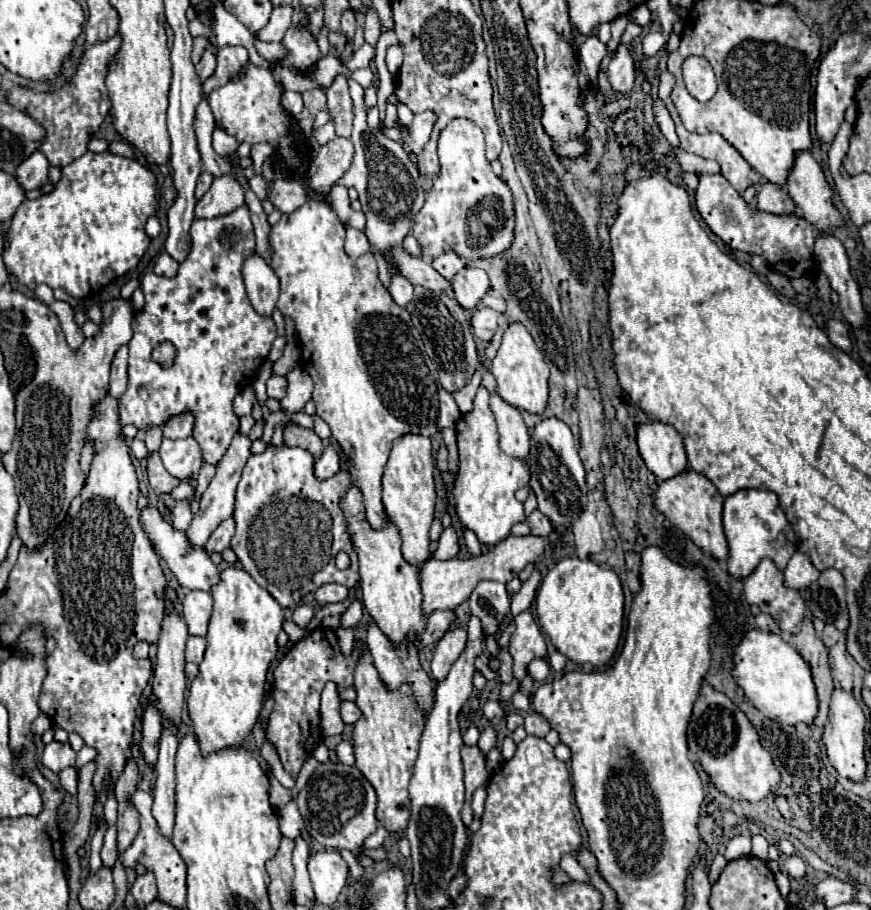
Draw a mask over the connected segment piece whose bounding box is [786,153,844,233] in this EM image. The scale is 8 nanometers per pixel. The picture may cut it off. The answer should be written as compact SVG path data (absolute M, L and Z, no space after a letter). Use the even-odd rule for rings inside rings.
M798 153L796 155L796 163L794 163L794 169L792 169L790 177L788 177L786 189L788 189L788 195L794 199L796 207L800 209L802 217L810 225L814 225L818 231L830 231L830 233L834 233L834 229L838 229L838 227L844 225L844 217L840 215L840 211L832 203L834 191L828 185L822 167L816 163L816 159L810 153Z

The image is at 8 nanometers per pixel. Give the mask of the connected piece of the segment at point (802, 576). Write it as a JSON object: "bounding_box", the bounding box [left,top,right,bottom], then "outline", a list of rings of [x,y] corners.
{"bounding_box":[784,551,818,589],"outline":[[[796,551],[784,569],[784,581],[792,589],[806,589],[814,579],[818,579],[818,569],[810,563],[810,557]]]}

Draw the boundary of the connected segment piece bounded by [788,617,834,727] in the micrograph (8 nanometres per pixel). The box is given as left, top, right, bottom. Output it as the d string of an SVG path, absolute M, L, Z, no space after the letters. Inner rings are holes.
M804 617L800 631L794 633L794 635L790 635L788 643L798 649L798 653L808 661L808 665L810 665L810 669L814 673L814 683L816 683L818 701L820 701L820 709L818 709L818 715L814 719L814 725L820 727L820 725L826 723L830 695L834 691L832 675L830 675L830 665L828 665L828 661L830 661L828 647L816 635L814 625L812 625L812 621L808 617Z

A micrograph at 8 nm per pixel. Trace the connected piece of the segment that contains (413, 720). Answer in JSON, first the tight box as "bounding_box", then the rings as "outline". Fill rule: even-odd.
{"bounding_box":[354,653,424,841],"outline":[[[364,653],[356,665],[354,673],[354,689],[356,689],[356,705],[362,711],[362,717],[354,725],[354,753],[356,767],[360,773],[372,783],[378,795],[376,819],[388,829],[396,841],[404,837],[406,823],[410,819],[410,797],[408,783],[418,759],[420,735],[424,729],[424,717],[416,707],[412,691],[408,685],[402,685],[396,691],[388,691],[384,683],[378,679],[378,671],[372,665],[370,653]]]}

